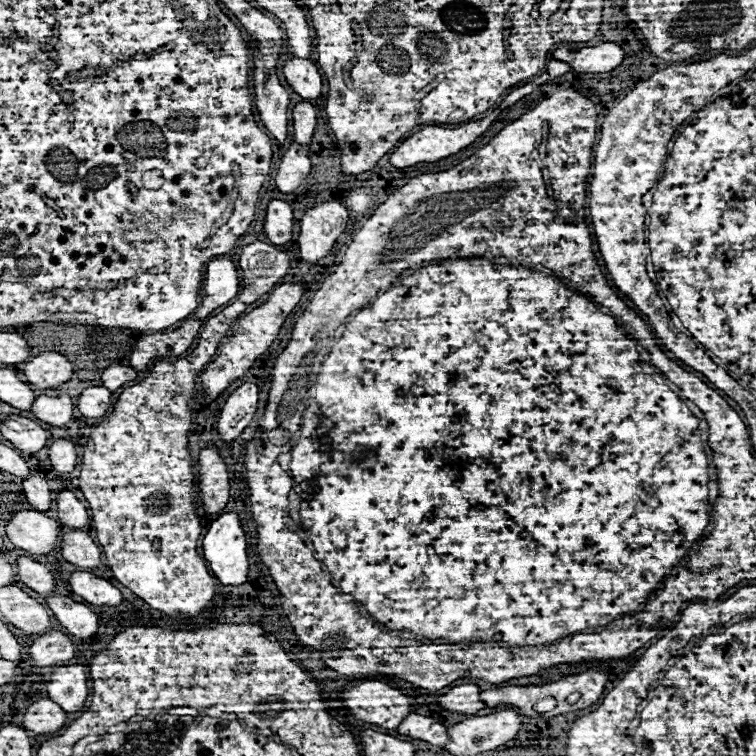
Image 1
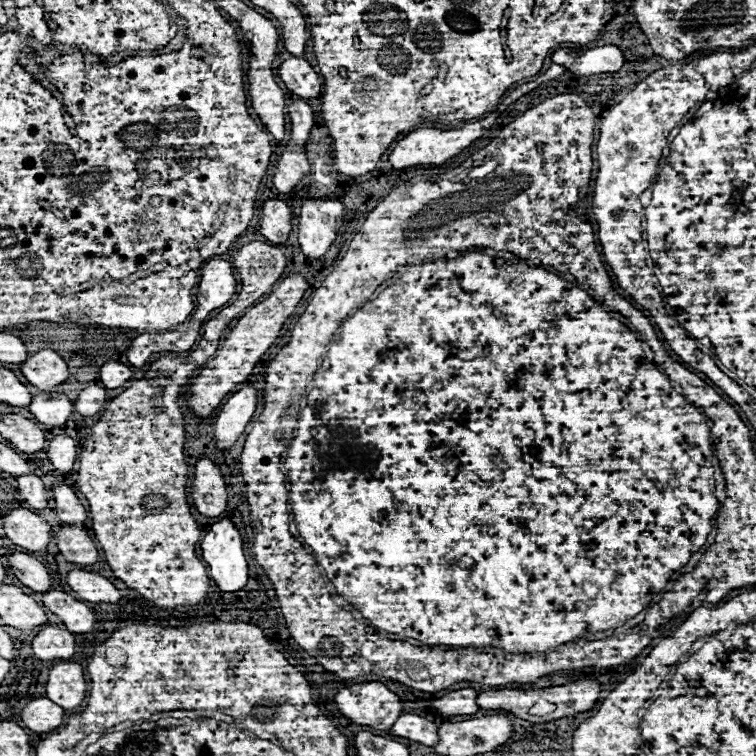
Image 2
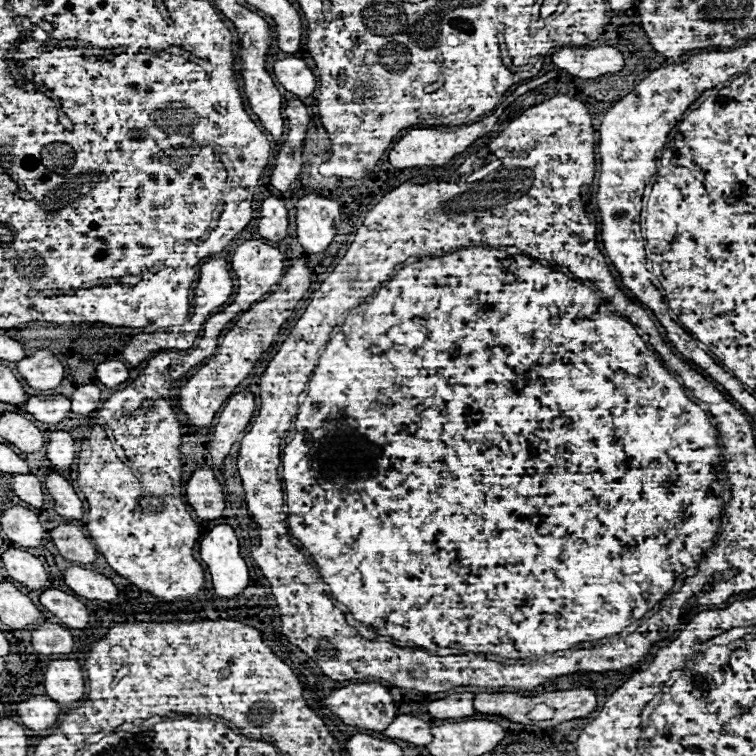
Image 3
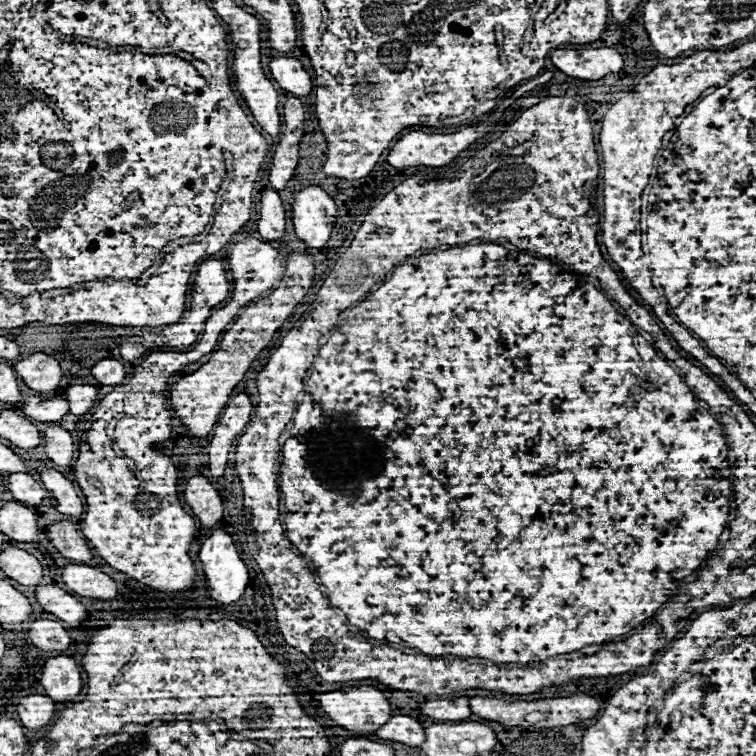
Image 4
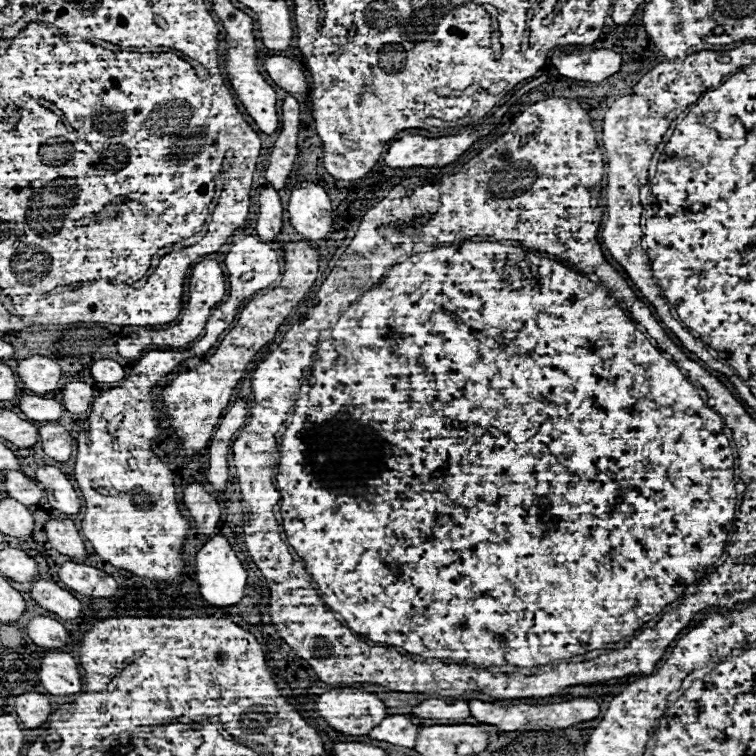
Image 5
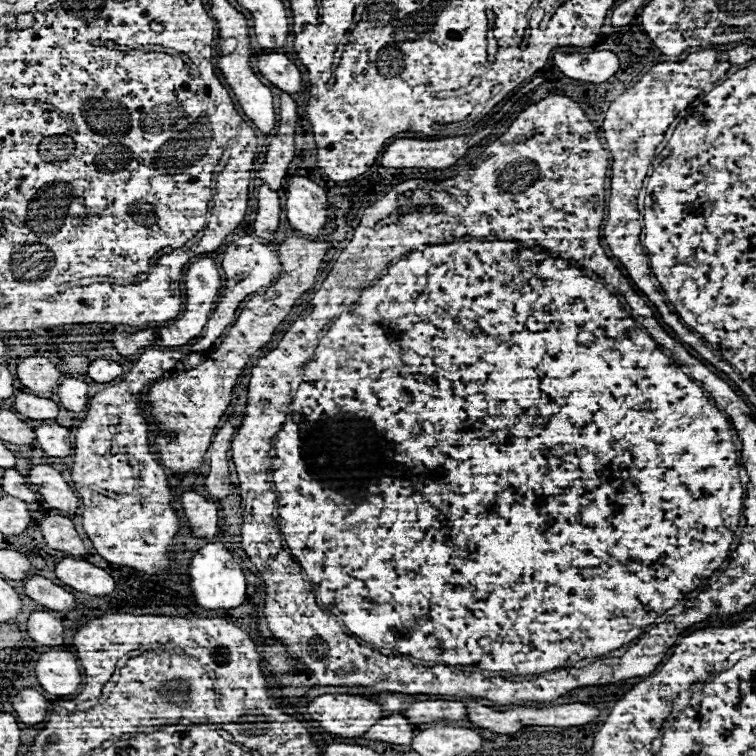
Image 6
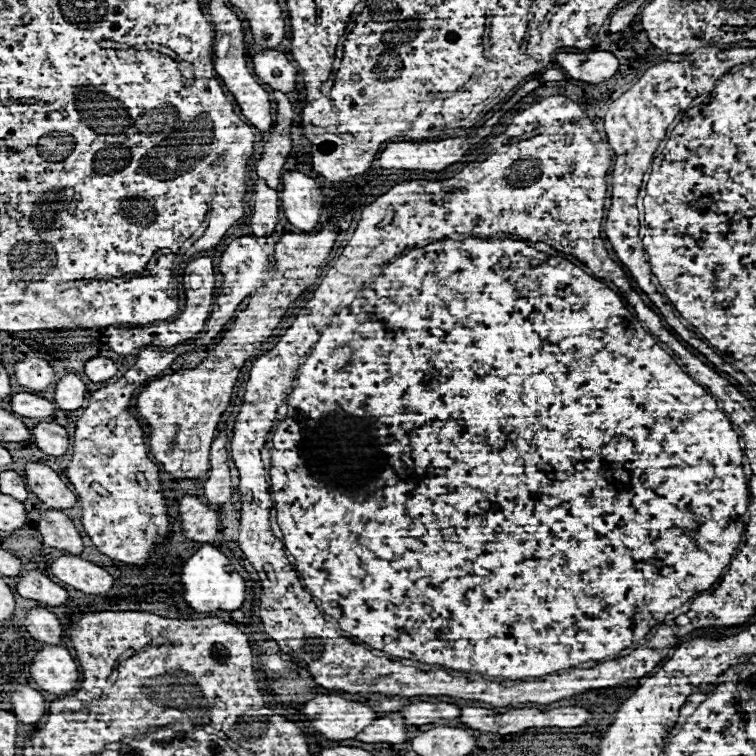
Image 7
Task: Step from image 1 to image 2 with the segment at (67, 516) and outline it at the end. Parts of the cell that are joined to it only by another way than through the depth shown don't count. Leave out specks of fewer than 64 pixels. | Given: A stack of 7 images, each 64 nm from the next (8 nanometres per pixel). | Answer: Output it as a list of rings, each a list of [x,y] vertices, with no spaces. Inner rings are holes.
[[[56,482],[52,486],[52,496],[54,496],[54,502],[56,502],[56,512],[58,512],[58,518],[64,522],[64,524],[70,524],[70,526],[80,526],[86,522],[86,510],[84,506],[80,504],[78,496],[74,494],[74,490],[64,484],[64,482]]]

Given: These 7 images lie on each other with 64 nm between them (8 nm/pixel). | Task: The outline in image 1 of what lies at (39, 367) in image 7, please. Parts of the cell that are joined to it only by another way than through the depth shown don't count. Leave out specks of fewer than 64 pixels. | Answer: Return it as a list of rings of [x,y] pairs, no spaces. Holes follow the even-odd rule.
[[[42,352],[24,364],[24,374],[28,382],[38,386],[40,390],[58,388],[60,384],[70,380],[72,362],[68,362],[58,352]]]

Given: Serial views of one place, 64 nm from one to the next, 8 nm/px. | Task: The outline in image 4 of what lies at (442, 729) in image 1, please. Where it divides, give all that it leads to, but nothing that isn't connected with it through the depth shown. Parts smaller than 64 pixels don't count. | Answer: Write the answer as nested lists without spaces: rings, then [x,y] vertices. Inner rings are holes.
[[[392,716],[382,728],[374,730],[374,734],[382,740],[400,742],[412,748],[424,742],[424,726],[410,716]]]

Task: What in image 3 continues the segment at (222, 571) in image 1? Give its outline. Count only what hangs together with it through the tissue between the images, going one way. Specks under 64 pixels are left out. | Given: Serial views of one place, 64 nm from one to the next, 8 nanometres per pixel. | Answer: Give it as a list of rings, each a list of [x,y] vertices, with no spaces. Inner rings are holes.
[[[218,524],[204,536],[200,556],[212,576],[218,598],[234,598],[248,586],[248,566],[240,556],[238,538],[228,524]]]

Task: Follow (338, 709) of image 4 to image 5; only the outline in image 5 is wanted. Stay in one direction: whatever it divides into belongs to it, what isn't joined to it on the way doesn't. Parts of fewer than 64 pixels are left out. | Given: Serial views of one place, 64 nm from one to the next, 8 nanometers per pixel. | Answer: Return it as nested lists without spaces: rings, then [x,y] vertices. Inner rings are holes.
[[[362,690],[326,692],[318,696],[314,710],[332,730],[348,736],[366,736],[386,718],[384,702]]]

